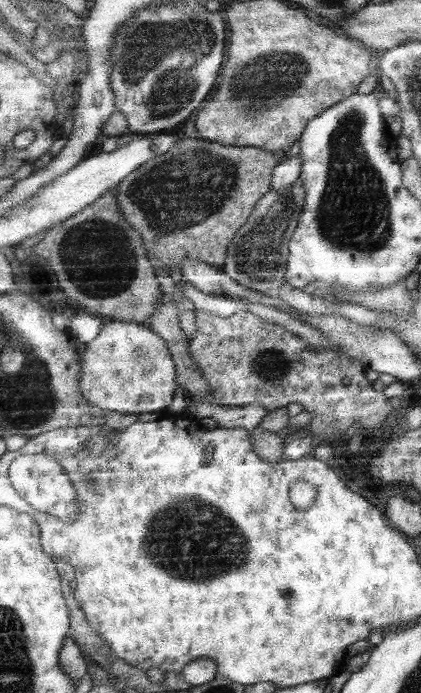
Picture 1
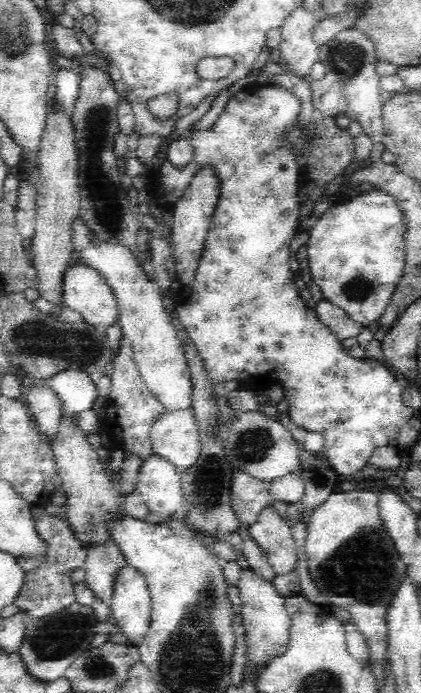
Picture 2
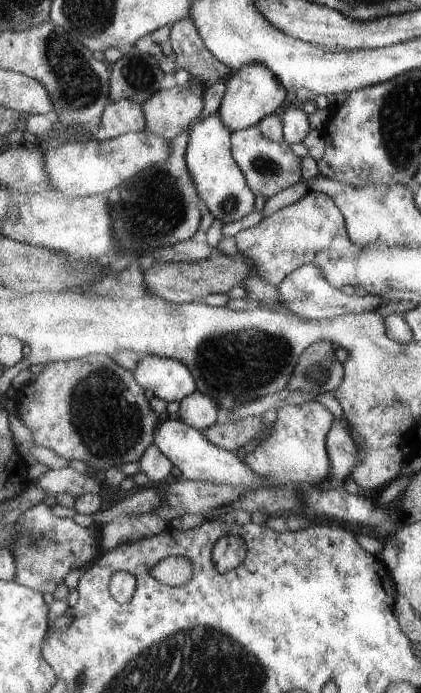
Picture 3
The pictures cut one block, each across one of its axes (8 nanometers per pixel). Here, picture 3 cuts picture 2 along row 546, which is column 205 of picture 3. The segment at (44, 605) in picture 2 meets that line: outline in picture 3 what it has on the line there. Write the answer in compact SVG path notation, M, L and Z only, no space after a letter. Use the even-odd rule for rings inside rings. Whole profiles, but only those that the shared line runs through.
M185 18L171 26L171 48L177 54L179 68L187 70L195 80L207 88L217 86L217 82L227 82L235 70L221 62L203 42L193 18Z

